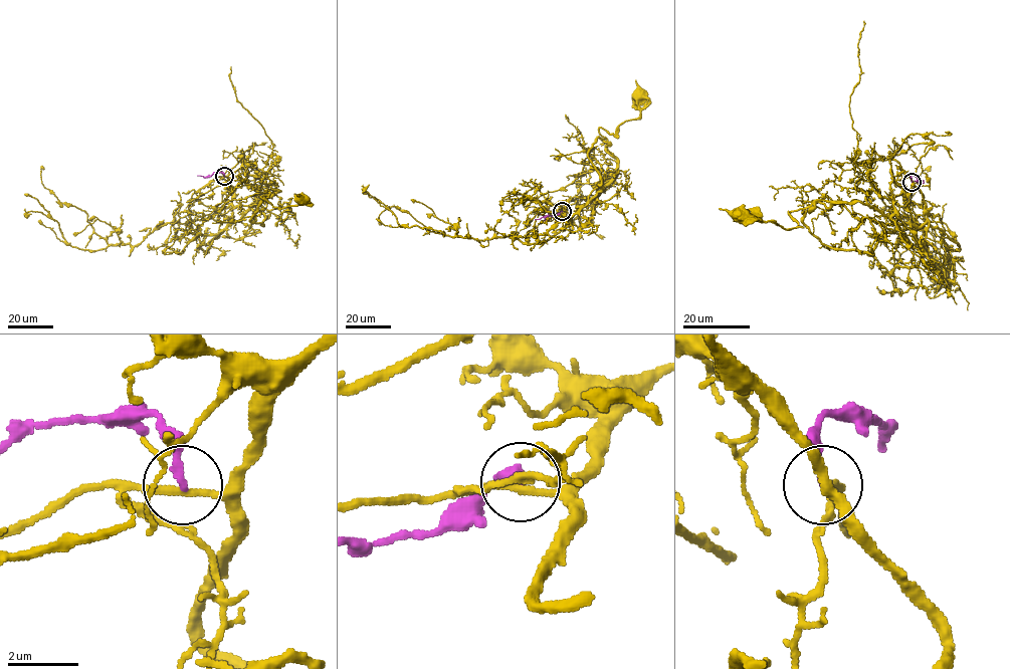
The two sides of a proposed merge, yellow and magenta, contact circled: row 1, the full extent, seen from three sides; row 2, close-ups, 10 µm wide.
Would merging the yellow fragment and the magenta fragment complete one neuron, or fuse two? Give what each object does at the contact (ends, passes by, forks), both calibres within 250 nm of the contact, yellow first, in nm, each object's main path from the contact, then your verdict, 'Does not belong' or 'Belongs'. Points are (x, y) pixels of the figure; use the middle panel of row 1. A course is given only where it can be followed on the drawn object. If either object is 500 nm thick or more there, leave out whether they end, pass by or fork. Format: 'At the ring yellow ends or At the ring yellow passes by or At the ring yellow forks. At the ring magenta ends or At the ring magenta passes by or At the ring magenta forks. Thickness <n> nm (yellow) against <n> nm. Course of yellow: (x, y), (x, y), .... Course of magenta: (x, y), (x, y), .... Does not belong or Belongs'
At the ring yellow passes by. At the ring magenta ends. Thickness 190 nm (yellow) against 190 nm. Course of yellow: (562, 212), (571, 221), (614, 175), (616, 158), (599, 129), (615, 134), (626, 121), (636, 120), (641, 94). Course of magenta: (562, 212), (535, 220). Does not belong

